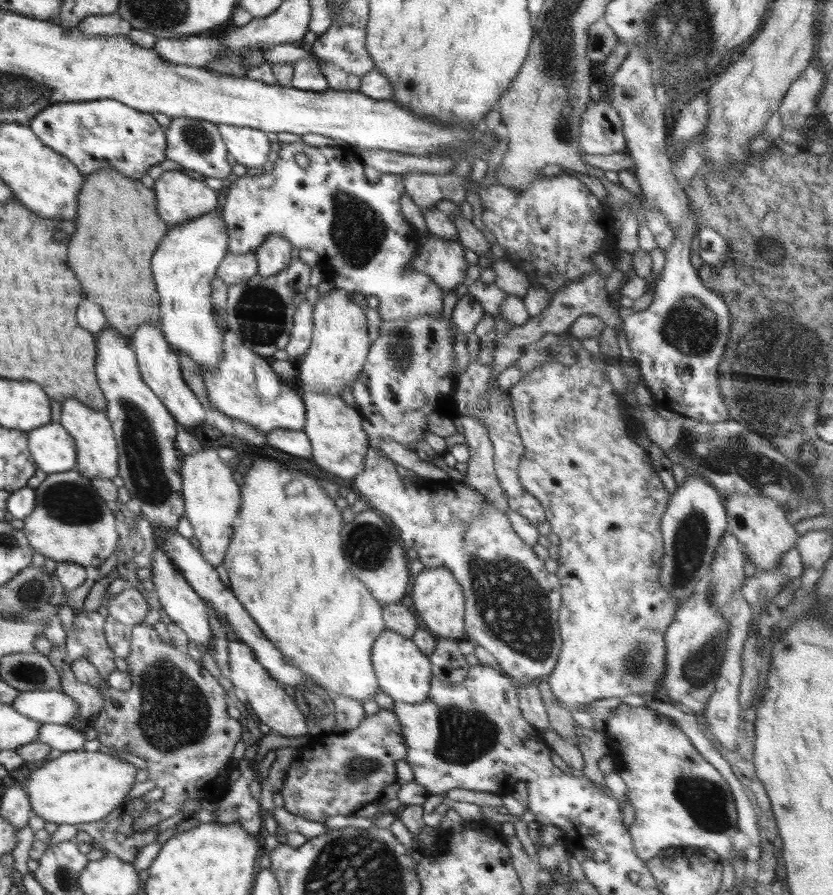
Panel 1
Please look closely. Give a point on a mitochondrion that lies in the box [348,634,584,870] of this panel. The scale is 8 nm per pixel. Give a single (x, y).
(465, 735)

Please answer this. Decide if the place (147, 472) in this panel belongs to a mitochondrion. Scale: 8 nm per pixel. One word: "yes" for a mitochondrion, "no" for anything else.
yes

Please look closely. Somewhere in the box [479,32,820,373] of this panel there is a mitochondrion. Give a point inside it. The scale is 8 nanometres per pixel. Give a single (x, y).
(779, 256)

